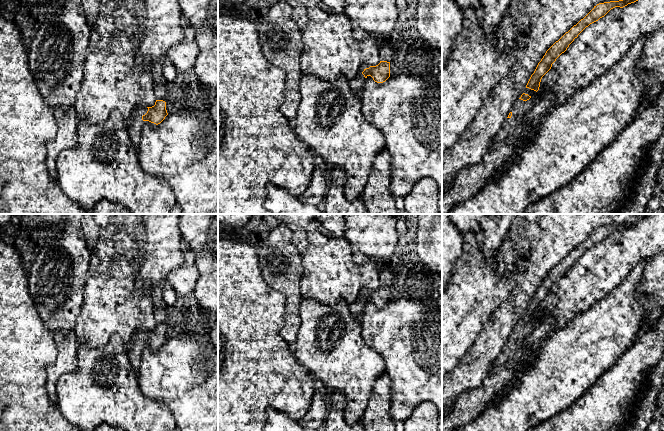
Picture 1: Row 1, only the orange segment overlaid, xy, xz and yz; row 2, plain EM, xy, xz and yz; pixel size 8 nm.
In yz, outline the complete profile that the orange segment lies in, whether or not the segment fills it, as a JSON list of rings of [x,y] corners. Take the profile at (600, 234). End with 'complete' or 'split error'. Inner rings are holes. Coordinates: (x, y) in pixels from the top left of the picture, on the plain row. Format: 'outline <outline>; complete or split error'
outline [[[633,214],[626,223],[597,228],[546,275],[531,299],[524,317],[515,326],[503,351],[491,366],[483,384],[477,389],[465,391],[457,397],[453,406],[442,417],[442,431],[454,431],[485,411],[486,404],[512,379],[514,366],[523,356],[523,344],[535,329],[542,301],[551,293],[556,283],[567,274],[574,263],[590,248],[604,241],[611,233],[623,232],[638,225],[640,220],[647,215]]]; split error

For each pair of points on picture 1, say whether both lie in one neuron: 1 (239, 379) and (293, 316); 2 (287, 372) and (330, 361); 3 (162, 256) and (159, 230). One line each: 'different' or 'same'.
1: different
2: different
3: same

